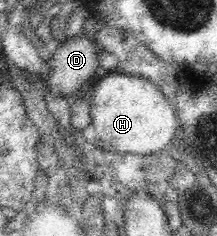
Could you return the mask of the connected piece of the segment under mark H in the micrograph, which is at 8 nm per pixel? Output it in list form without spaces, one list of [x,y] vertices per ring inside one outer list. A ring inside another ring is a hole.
[[[108,73],[98,83],[92,98],[90,118],[92,125],[104,143],[104,149],[118,153],[150,155],[166,149],[179,131],[175,109],[152,81],[122,73]]]

